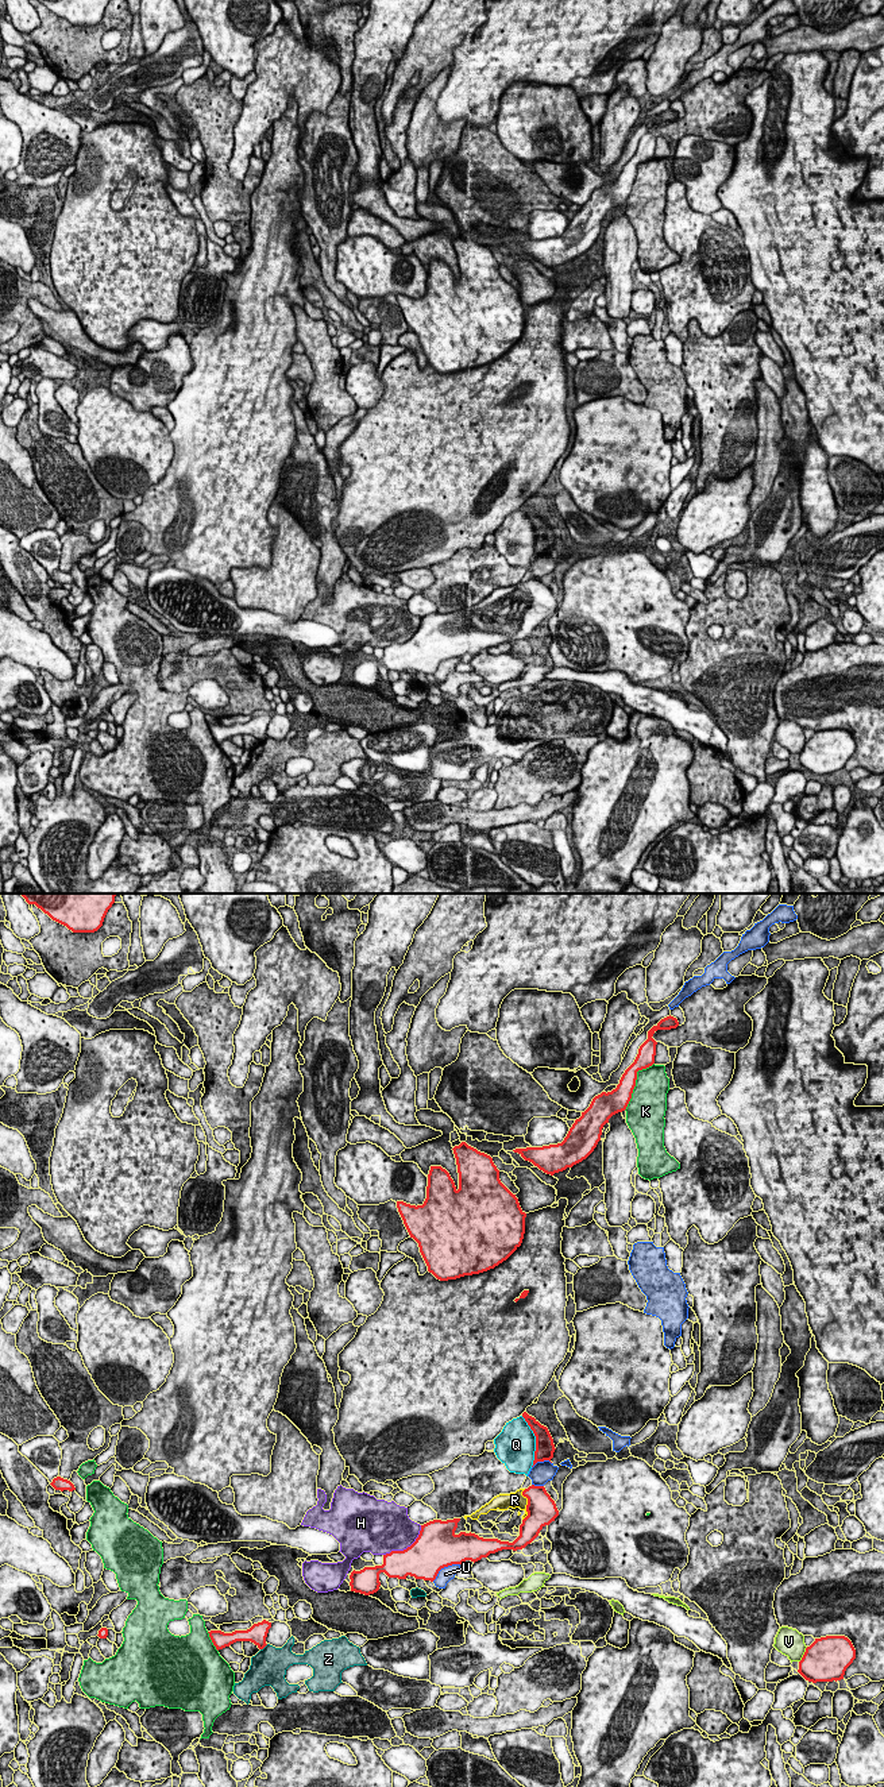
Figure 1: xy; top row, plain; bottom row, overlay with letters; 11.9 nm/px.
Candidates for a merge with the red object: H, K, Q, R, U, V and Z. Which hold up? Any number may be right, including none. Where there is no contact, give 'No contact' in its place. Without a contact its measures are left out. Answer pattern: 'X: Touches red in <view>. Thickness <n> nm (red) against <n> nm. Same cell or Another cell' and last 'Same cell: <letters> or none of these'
H: Touches red in xy. Thickness 460 nm (red) against 480 nm. Another cell
K: Touches red in xy. Thickness 240 nm (red) against 420 nm. Another cell
Q: Touches red in xy. Thickness 220 nm (red) against 480 nm. Another cell
R: Touches red in xy. Thickness 360 nm (red) against 190 nm. Same cell
U: Touches red in xy. Thickness 500 nm (red) against 170 nm. Another cell
V: Touches red in xy. Thickness 500 nm (red) against 320 nm. Another cell
Z: Touches red in xy. Thickness 220 nm (red) against 420 nm. Another cell
Same cell: R

